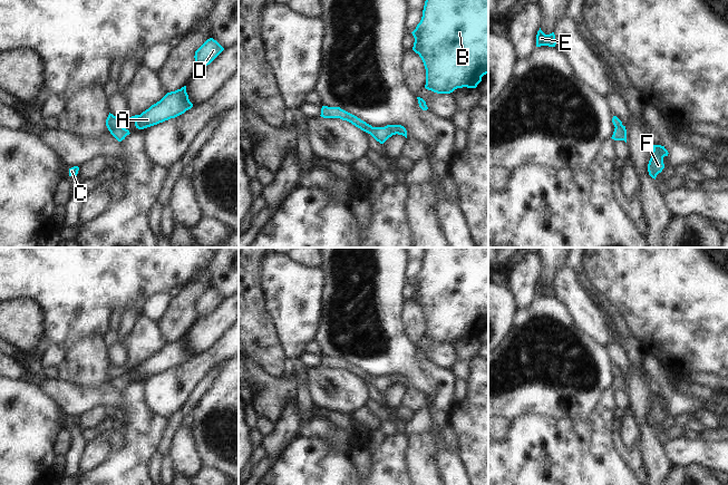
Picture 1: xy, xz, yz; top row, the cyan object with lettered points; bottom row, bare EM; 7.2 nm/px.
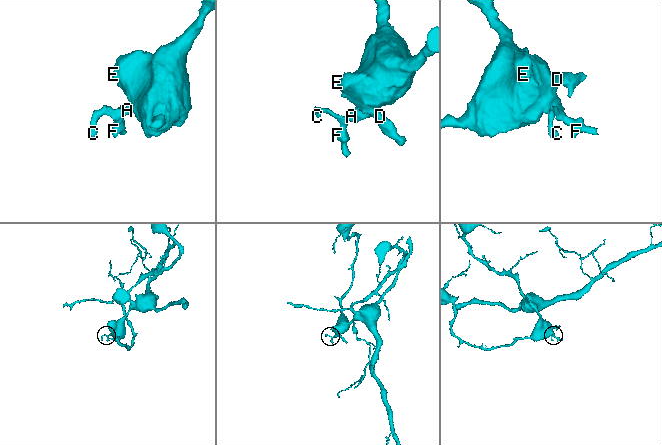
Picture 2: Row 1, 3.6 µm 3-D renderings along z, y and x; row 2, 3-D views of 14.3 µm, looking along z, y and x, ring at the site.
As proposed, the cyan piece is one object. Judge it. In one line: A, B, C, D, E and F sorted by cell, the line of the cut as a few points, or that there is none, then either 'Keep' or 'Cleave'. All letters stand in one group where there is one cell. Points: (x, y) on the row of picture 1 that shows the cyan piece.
Groups: A B D E F / C. Split along xy (122, 125), (117, 125), (110, 132). Cleave

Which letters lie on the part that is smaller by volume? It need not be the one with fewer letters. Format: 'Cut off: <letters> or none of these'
Cut off: C

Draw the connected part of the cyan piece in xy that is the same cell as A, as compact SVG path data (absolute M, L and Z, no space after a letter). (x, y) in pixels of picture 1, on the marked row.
M186 86L175 91L167 93L159 101L137 115L135 126L144 129L171 118L175 118L191 109L193 104L188 99Z

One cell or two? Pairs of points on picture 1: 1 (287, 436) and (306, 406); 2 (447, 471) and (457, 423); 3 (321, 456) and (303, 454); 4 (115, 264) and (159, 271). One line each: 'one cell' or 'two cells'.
1: two cells
2: two cells
3: one cell
4: one cell

